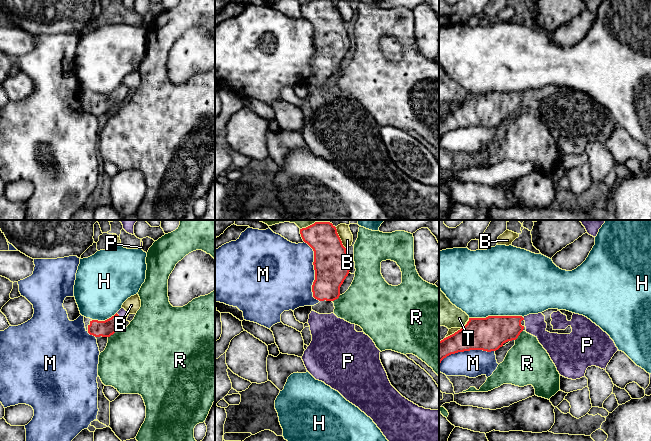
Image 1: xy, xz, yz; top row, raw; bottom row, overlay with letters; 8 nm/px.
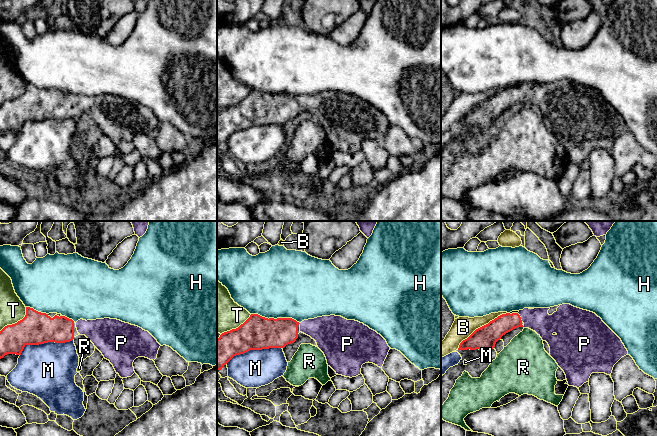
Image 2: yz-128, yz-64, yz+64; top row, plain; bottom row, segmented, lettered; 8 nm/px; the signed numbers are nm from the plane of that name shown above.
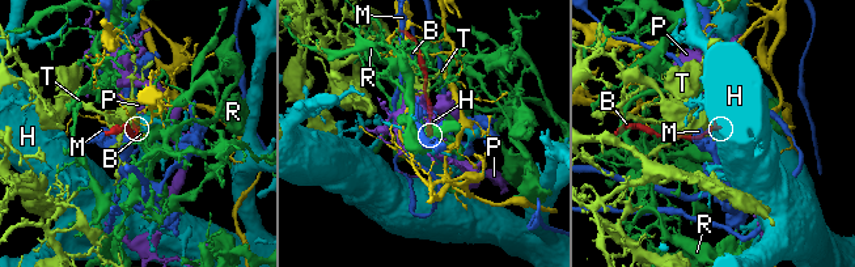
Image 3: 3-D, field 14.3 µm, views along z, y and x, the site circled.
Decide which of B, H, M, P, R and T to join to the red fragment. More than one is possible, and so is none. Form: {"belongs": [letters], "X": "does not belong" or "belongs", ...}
{"belongs": ["P"], "B": "does not belong", "H": "does not belong", "M": "does not belong", "P": "belongs", "R": "does not belong", "T": "does not belong"}

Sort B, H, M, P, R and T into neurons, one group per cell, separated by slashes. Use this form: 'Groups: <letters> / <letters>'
Groups: B / H / M / P / R / T

